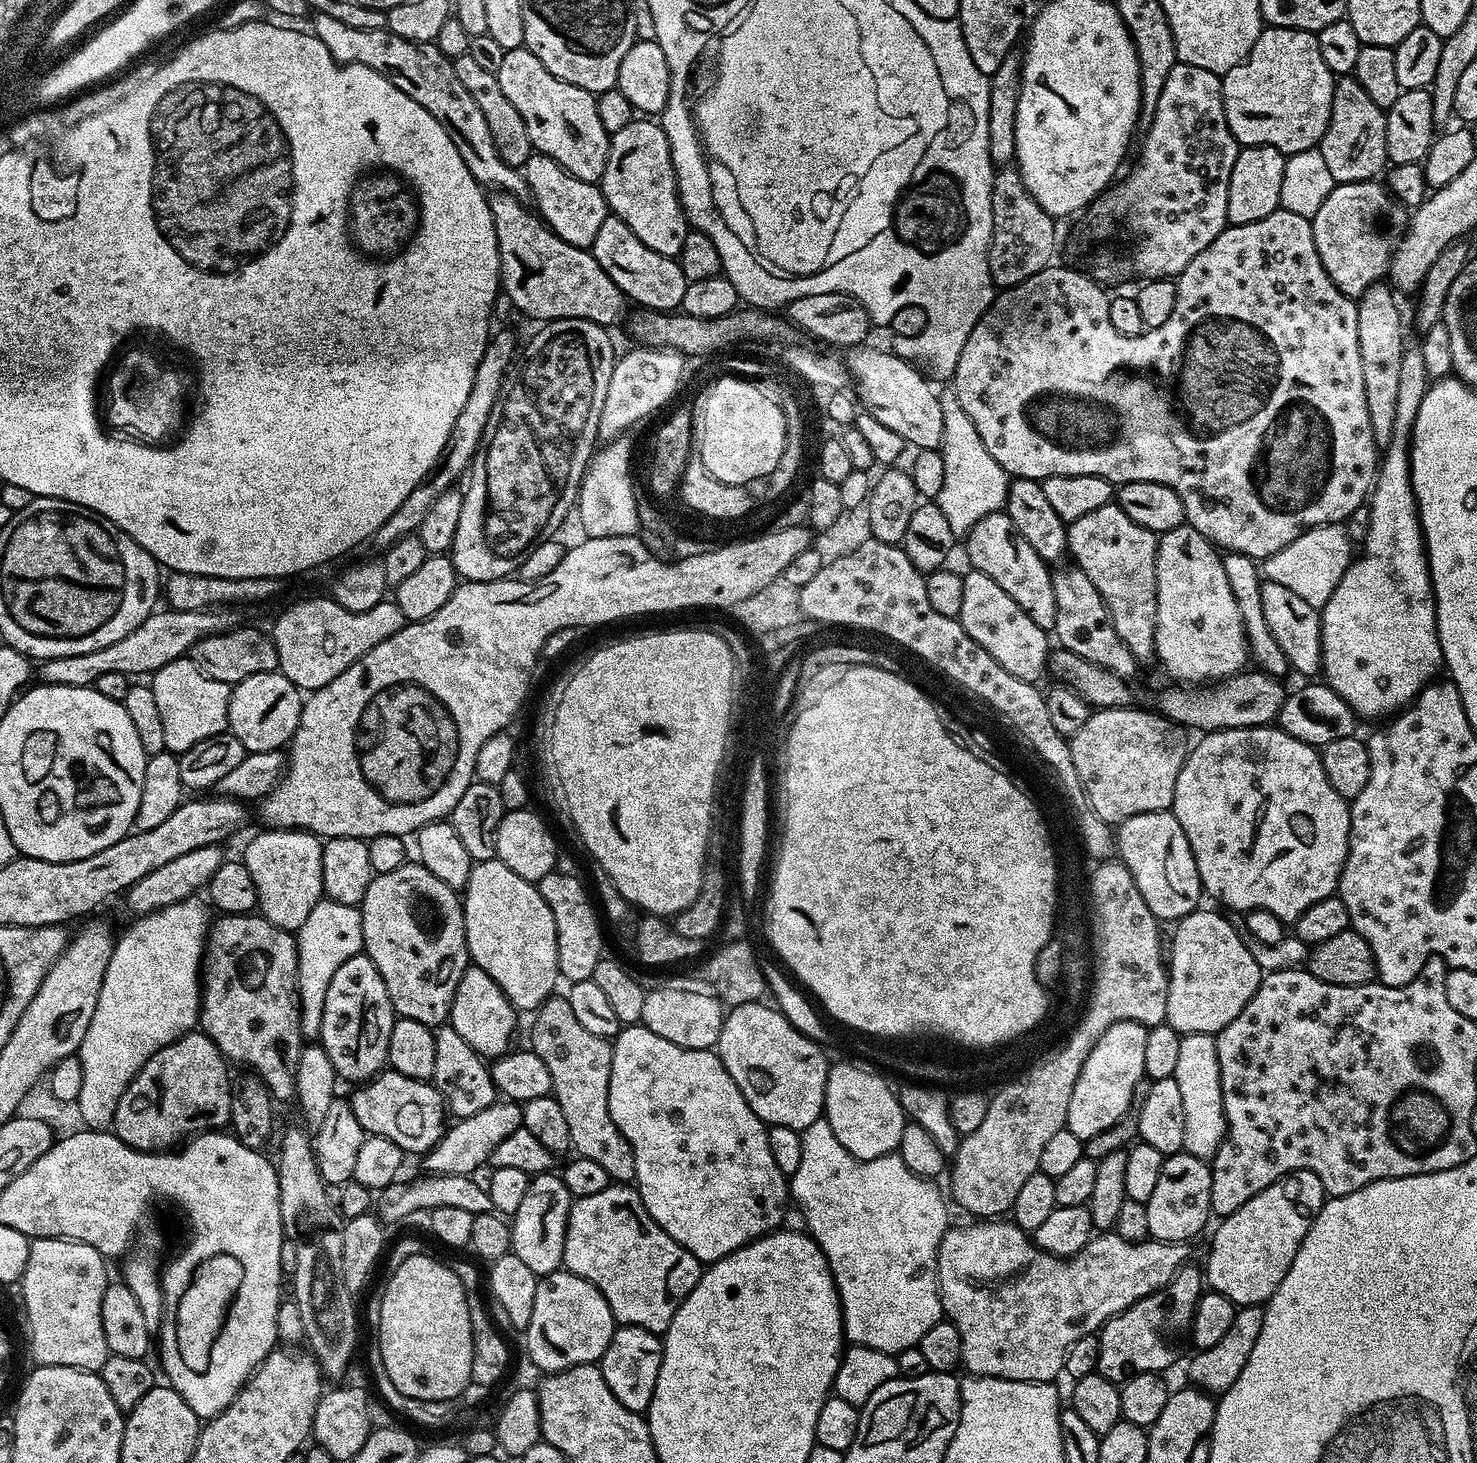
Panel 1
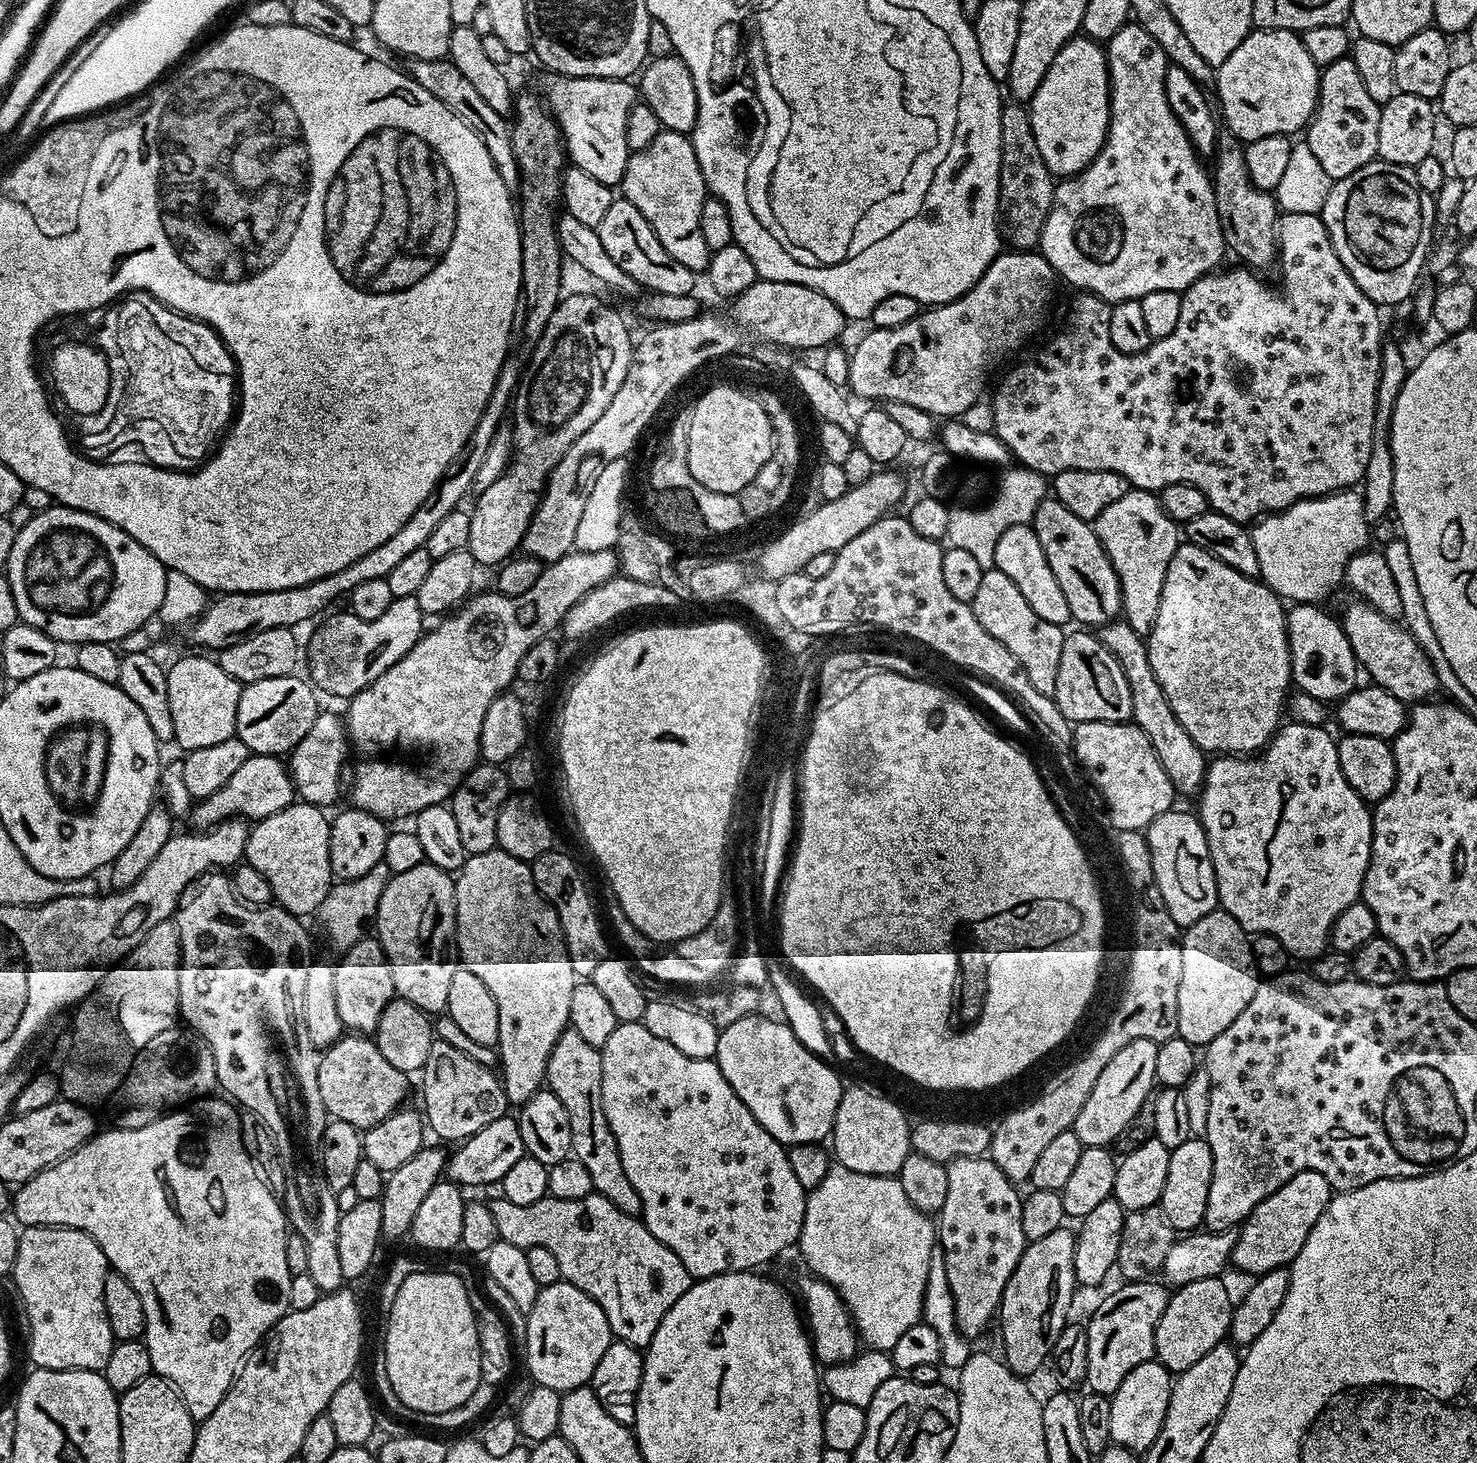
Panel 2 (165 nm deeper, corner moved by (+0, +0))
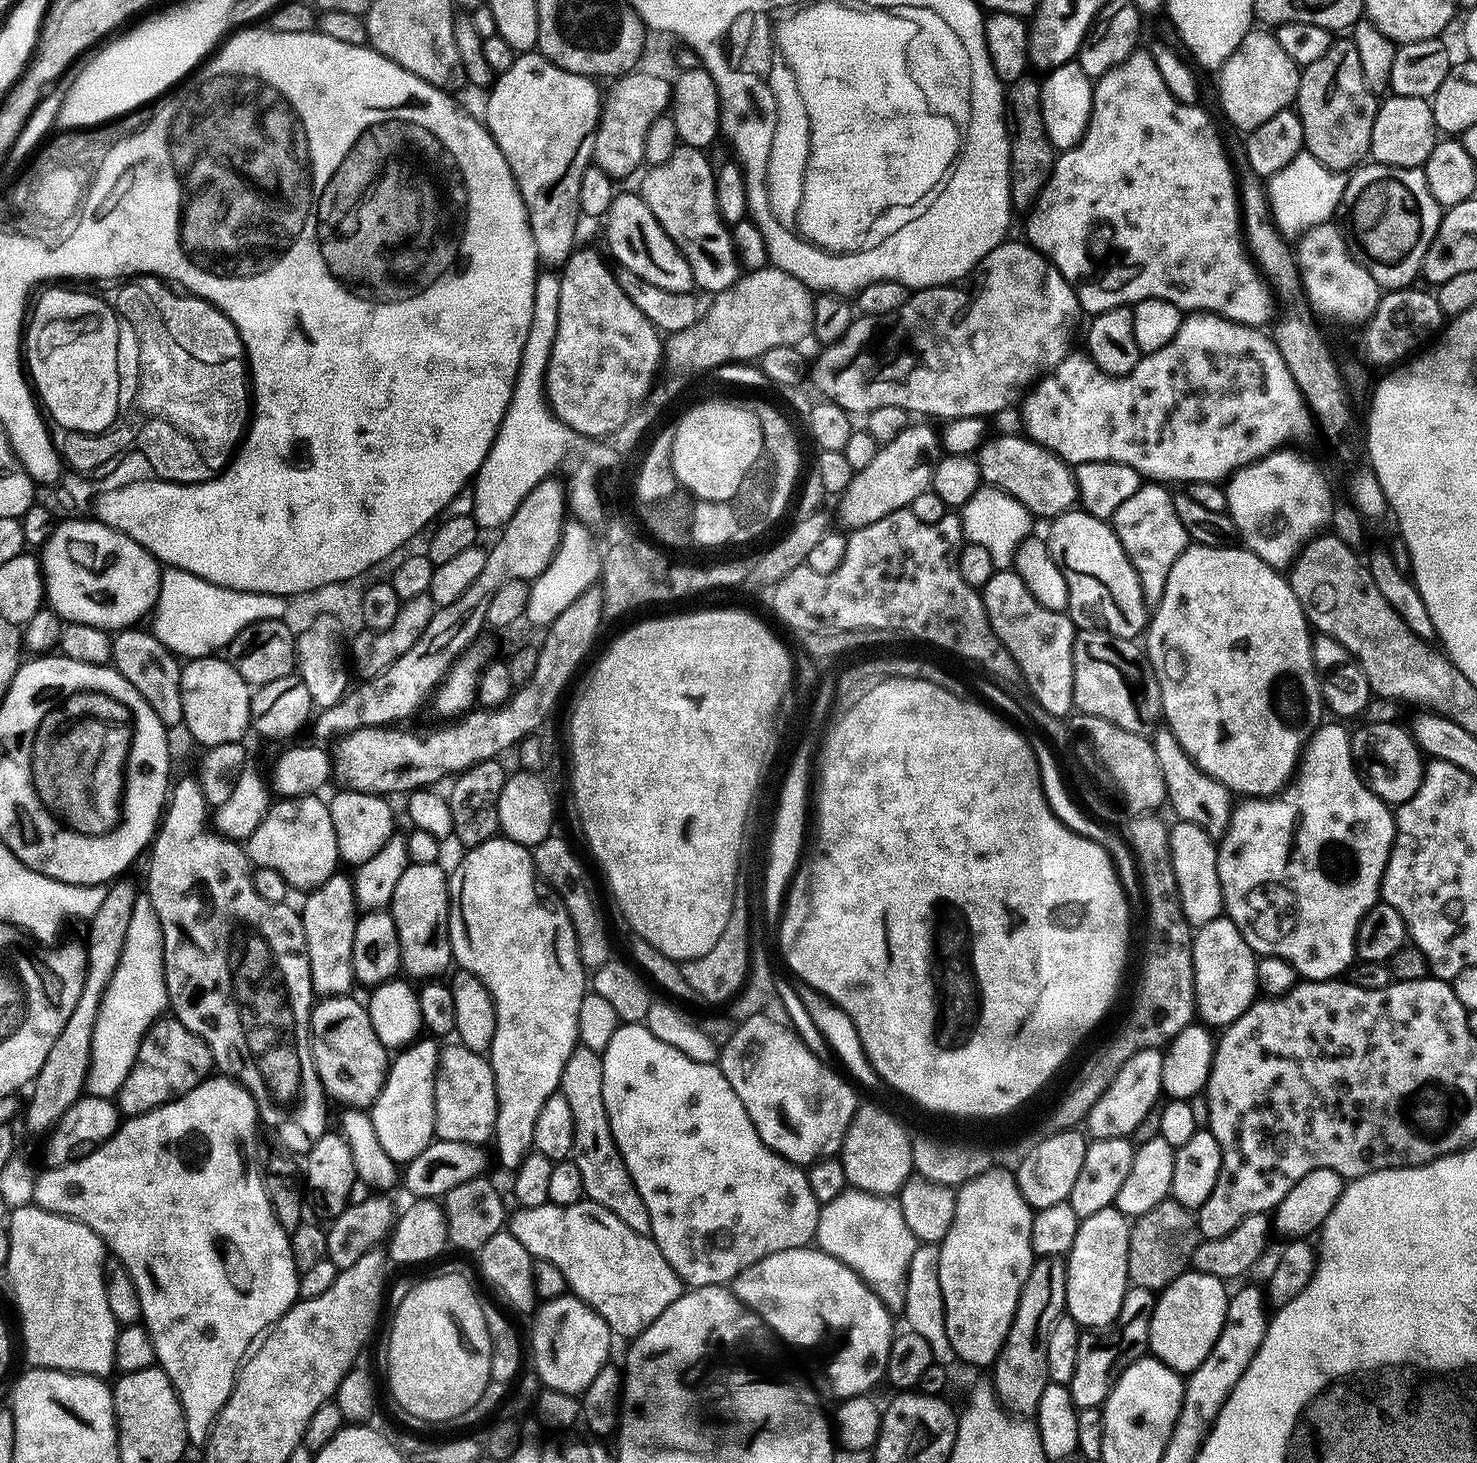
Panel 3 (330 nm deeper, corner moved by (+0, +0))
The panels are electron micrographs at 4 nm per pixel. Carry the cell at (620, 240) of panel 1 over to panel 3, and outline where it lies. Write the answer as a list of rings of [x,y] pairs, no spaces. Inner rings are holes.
[[[621,191],[608,207],[608,248],[612,251],[611,259],[617,260],[620,268],[638,274],[646,282],[654,286],[662,286],[662,290],[675,292],[691,292],[694,288],[694,274],[686,262],[686,258],[678,250],[675,242],[668,237],[666,230],[650,214],[650,206],[646,206],[643,195]]]

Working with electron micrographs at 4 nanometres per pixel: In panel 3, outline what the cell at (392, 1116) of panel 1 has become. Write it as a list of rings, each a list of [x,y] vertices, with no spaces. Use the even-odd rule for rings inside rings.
[[[355,995],[326,996],[317,999],[312,1006],[312,1015],[308,1017],[308,1031],[312,1041],[312,1061],[316,1064],[316,1073],[320,1085],[324,1087],[329,1097],[336,1097],[353,1106],[355,1109],[364,1110],[371,1106],[384,1084],[384,1075],[388,1072],[390,1063],[389,1049],[374,1034],[374,1026],[370,1026],[368,1009],[363,1003],[355,1000]]]

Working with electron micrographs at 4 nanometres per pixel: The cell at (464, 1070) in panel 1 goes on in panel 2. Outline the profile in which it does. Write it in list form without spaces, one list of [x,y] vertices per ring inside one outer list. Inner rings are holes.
[[[433,1039],[430,1054],[422,1069],[424,1076],[424,1108],[422,1116],[427,1127],[440,1140],[469,1140],[478,1130],[498,1122],[509,1111],[508,1095],[504,1093],[501,1077],[482,1062],[462,1054],[450,1042]]]

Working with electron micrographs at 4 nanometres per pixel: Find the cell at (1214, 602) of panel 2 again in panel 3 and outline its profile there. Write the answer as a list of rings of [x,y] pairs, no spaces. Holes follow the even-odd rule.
[[[1195,542],[1189,543],[1185,552],[1177,558],[1174,566],[1170,566],[1170,578],[1166,578],[1166,590],[1162,594],[1159,604],[1155,605],[1154,611],[1151,613],[1148,626],[1146,629],[1146,637],[1148,636],[1148,644],[1146,643],[1146,651],[1148,653],[1148,661],[1152,663],[1152,668],[1156,671],[1156,676],[1160,680],[1160,689],[1162,690],[1162,706],[1164,707],[1163,719],[1166,726],[1174,734],[1174,738],[1178,738],[1178,742],[1182,746],[1182,750],[1203,770],[1210,778],[1214,778],[1218,782],[1222,782],[1222,786],[1226,786],[1229,792],[1240,798],[1272,798],[1281,791],[1280,787],[1284,783],[1287,785],[1293,779],[1294,773],[1297,771],[1298,765],[1302,760],[1302,753],[1307,749],[1312,735],[1320,727],[1326,716],[1326,705],[1324,703],[1324,695],[1320,689],[1320,673],[1316,671],[1316,663],[1312,657],[1313,633],[1310,631],[1310,625],[1302,606],[1298,602],[1298,598],[1294,594],[1294,590],[1288,585],[1287,579],[1277,569],[1271,568],[1266,562],[1262,562],[1262,558],[1258,558],[1258,554],[1254,554],[1249,548],[1243,546],[1206,546]]]

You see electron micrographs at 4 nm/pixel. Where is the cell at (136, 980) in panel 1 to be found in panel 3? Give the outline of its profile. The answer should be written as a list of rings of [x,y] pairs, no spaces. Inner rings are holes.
[[[146,894],[137,895],[130,910],[130,926],[126,929],[126,946],[118,958],[118,970],[102,994],[98,1022],[94,1022],[92,1057],[88,1067],[86,1092],[89,1096],[115,1097],[126,1074],[136,1061],[138,1046],[149,1026],[168,1008],[168,991],[164,981],[164,939],[158,914]]]

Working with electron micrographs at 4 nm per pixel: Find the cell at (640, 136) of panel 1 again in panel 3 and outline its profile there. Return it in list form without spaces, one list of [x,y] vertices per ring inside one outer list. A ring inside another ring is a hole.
[[[682,146],[674,150],[674,154],[667,162],[651,165],[644,176],[642,195],[646,206],[650,206],[650,214],[658,218],[662,230],[678,246],[678,250],[686,258],[690,270],[694,274],[694,285],[697,289],[705,288],[708,294],[724,292],[735,280],[742,275],[742,261],[736,251],[736,244],[732,240],[732,229],[724,223],[720,216],[716,201],[716,174],[714,164],[707,160],[705,153],[698,148]]]

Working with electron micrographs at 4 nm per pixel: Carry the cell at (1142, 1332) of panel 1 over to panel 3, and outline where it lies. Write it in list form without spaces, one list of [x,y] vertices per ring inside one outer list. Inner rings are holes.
[[[1129,1287],[1124,1295],[1122,1310],[1115,1324],[1101,1335],[1104,1337],[1099,1340],[1096,1337],[1099,1335],[1096,1334],[1081,1335],[1078,1342],[1078,1362],[1074,1362],[1074,1378],[1067,1384],[1077,1409],[1100,1408],[1108,1399],[1116,1377],[1149,1351],[1150,1318],[1156,1297],[1157,1293],[1153,1289]]]

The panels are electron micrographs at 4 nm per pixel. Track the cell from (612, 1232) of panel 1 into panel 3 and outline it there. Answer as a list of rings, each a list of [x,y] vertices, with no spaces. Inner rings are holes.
[[[585,1198],[570,1206],[547,1203],[533,1208],[517,1207],[515,1211],[510,1216],[512,1236],[526,1246],[533,1258],[549,1260],[558,1266],[558,1270],[562,1270],[562,1278],[566,1278],[571,1295],[590,1305],[617,1337],[636,1337],[639,1332],[646,1330],[646,1326],[650,1326],[650,1322],[654,1322],[654,1318],[658,1318],[658,1314],[662,1314],[662,1310],[666,1310],[666,1306],[681,1296],[680,1276],[672,1269],[670,1262],[666,1262],[656,1241],[651,1235],[643,1236],[630,1230],[630,1226],[626,1226],[622,1218],[610,1214],[606,1206],[598,1206],[593,1200]]]

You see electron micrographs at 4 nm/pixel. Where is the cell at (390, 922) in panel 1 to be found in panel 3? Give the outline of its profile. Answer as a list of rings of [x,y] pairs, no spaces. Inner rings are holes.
[[[409,863],[394,889],[390,911],[398,930],[400,963],[403,971],[409,972],[409,977],[416,976],[419,972],[444,974],[440,972],[447,973],[454,964],[448,937],[448,872],[440,867],[439,863]]]

